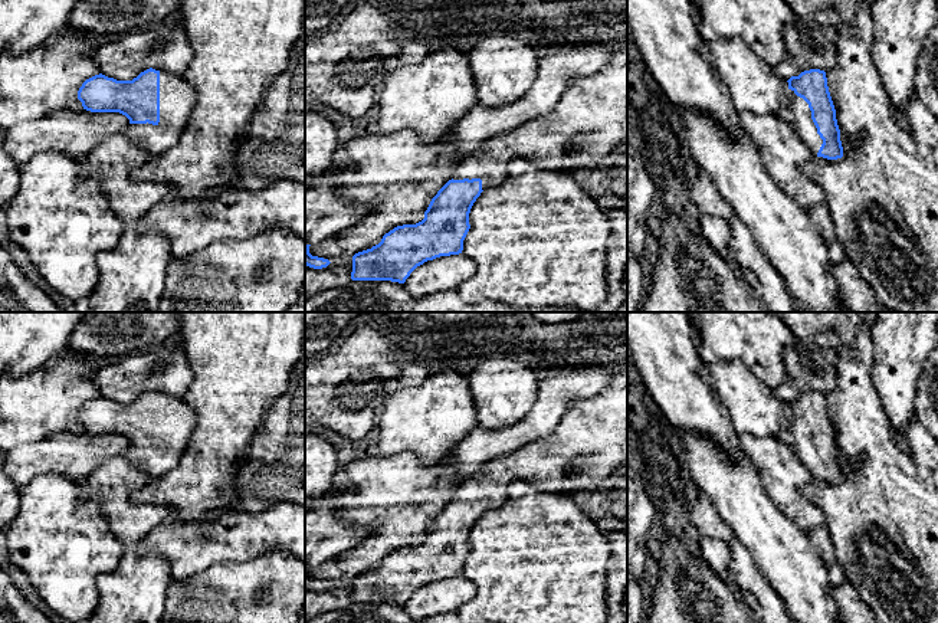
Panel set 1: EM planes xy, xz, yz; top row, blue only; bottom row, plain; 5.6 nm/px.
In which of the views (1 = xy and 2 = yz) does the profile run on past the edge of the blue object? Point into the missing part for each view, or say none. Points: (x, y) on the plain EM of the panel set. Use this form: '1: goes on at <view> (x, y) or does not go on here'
1: goes on at xy (177, 419)
2: goes on at yz (797, 436)

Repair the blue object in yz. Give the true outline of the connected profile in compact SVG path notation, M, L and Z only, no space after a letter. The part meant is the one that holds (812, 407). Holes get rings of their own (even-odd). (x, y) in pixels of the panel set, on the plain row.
M810 391L788 403L790 423L777 436L788 446L814 479L843 479L836 432L829 414L826 394Z

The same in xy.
M152 390L132 403L117 403L102 396L86 401L78 413L83 432L91 435L119 435L129 442L128 460L152 479L176 468L196 426L194 410L181 399Z

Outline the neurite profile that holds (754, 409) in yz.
M741 360L702 363L699 373L728 410L737 435L777 437L788 426L788 404L778 400L774 390L760 381Z

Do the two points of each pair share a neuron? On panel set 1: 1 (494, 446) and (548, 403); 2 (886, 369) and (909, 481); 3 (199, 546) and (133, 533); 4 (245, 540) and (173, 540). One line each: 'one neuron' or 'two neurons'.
1: one neuron
2: two neurons
3: two neurons
4: one neuron

